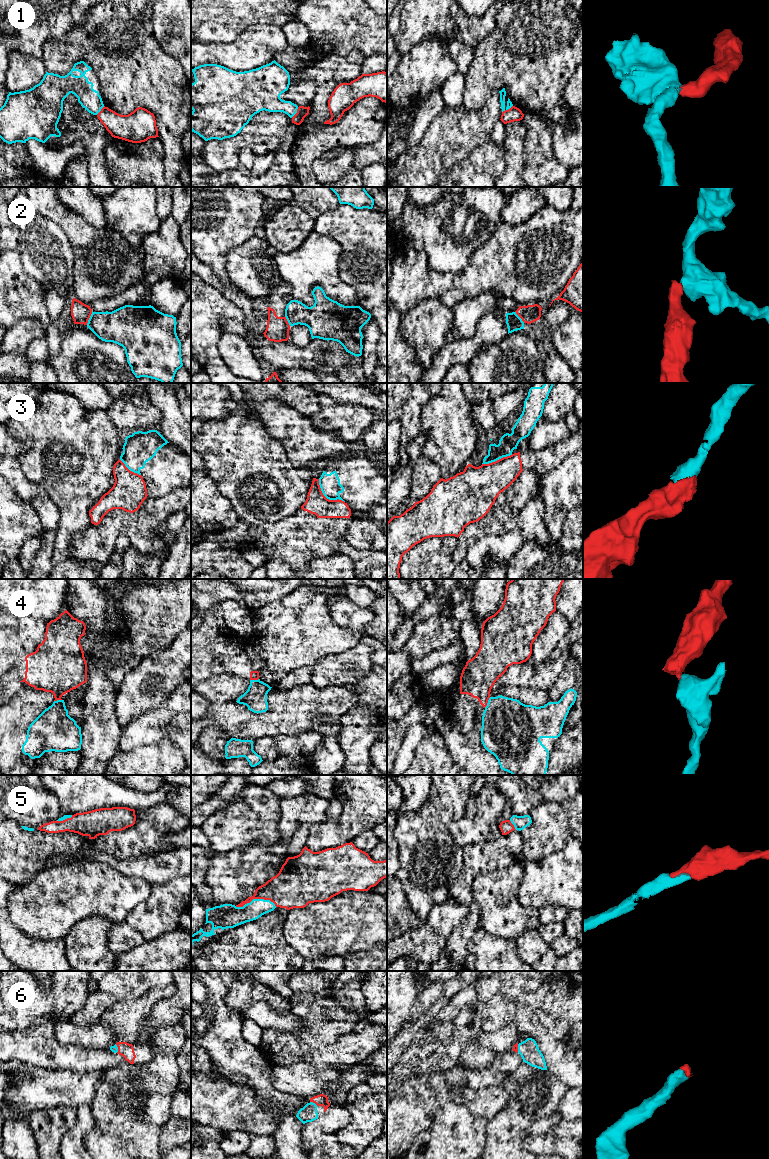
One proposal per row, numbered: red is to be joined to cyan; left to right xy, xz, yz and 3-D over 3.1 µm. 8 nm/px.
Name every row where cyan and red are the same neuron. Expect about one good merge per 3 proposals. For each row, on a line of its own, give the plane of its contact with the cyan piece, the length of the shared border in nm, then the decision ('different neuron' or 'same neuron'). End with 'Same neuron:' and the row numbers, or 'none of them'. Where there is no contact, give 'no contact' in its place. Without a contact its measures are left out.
1: contact in xz; length 110 nm; different neuron
2: contact in xy; length 120 nm; different neuron
3: contact in xz; length 280 nm; different neuron
4: contact in yz; length 100 nm; different neuron
5: contact in xz; length 340 nm; same neuron
6: contact in xz; length 70 nm; same neuron
Same neuron: 5, 6

